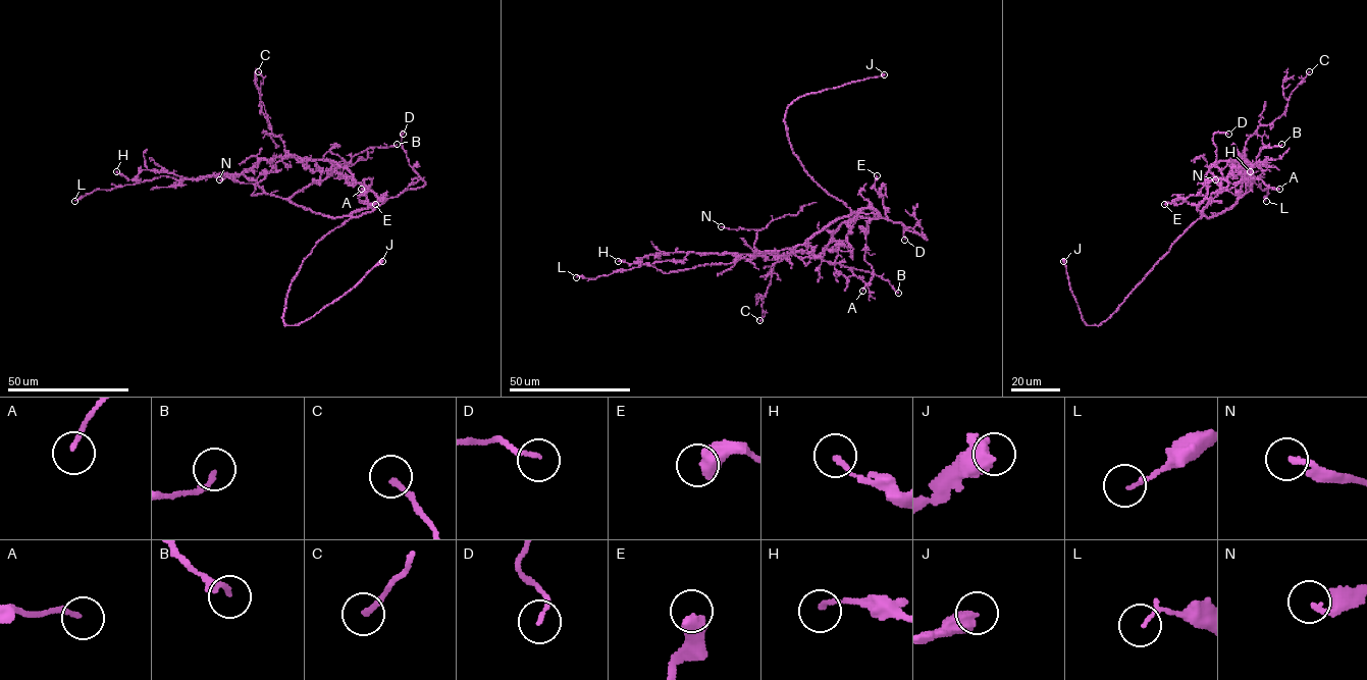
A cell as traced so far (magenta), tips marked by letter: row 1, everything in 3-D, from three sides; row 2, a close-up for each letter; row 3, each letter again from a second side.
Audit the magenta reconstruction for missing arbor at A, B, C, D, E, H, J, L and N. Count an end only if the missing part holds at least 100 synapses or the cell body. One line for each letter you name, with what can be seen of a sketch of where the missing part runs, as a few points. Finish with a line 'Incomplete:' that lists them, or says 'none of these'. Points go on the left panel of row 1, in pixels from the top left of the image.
J: Course of what is missing: (382, 261), (409, 245), (427, 247)
Incomplete: J

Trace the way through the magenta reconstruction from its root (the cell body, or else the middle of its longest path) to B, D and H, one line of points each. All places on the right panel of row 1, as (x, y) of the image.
B: (1207, 216), (1228, 209), (1245, 194), (1262, 148), (1281, 144)
D: (1207, 216), (1201, 215), (1211, 195), (1228, 185), (1217, 166), (1213, 136), (1217, 133), (1228, 134)
H: (1207, 216), (1228, 209), (1237, 201), (1247, 174), (1241, 179), (1241, 172), (1245, 170), (1253, 179), (1250, 171)

